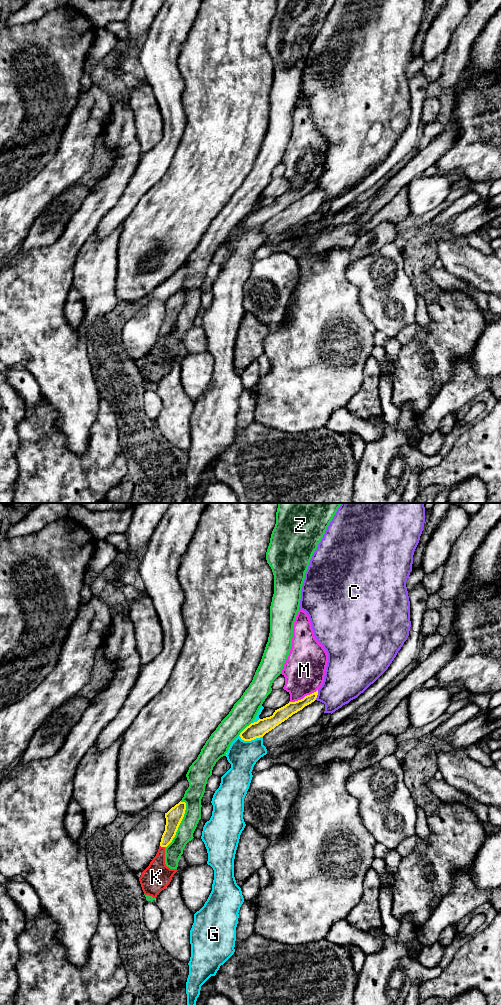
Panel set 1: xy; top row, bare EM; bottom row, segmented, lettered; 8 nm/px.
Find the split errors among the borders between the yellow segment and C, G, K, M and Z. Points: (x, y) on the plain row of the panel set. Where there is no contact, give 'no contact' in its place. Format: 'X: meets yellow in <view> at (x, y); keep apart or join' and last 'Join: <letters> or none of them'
C: meets yellow in xy at (317, 182); keep apart
G: meets yellow in xy at (250, 228); keep apart
K: meets yellow in xy at (162, 334); join
M: meets yellow in xy at (304, 185); keep apart
Z: meets yellow in xy at (179, 312); keep apart
Join: K

